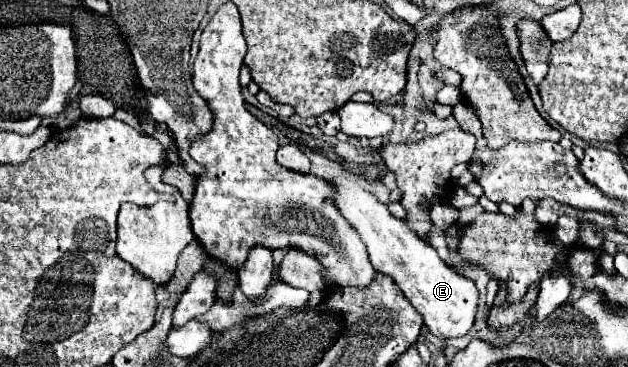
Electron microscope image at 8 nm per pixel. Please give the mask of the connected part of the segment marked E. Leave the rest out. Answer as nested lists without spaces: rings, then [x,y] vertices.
[[[327,178],[327,182],[335,188],[333,204],[341,212],[341,216],[357,230],[363,240],[371,266],[375,272],[391,276],[399,286],[403,296],[411,302],[411,306],[423,316],[427,330],[437,338],[457,338],[465,336],[477,312],[479,292],[475,284],[457,272],[453,272],[435,252],[435,248],[419,238],[403,220],[395,218],[385,204],[381,204],[369,190],[365,190],[359,182],[351,178]]]

